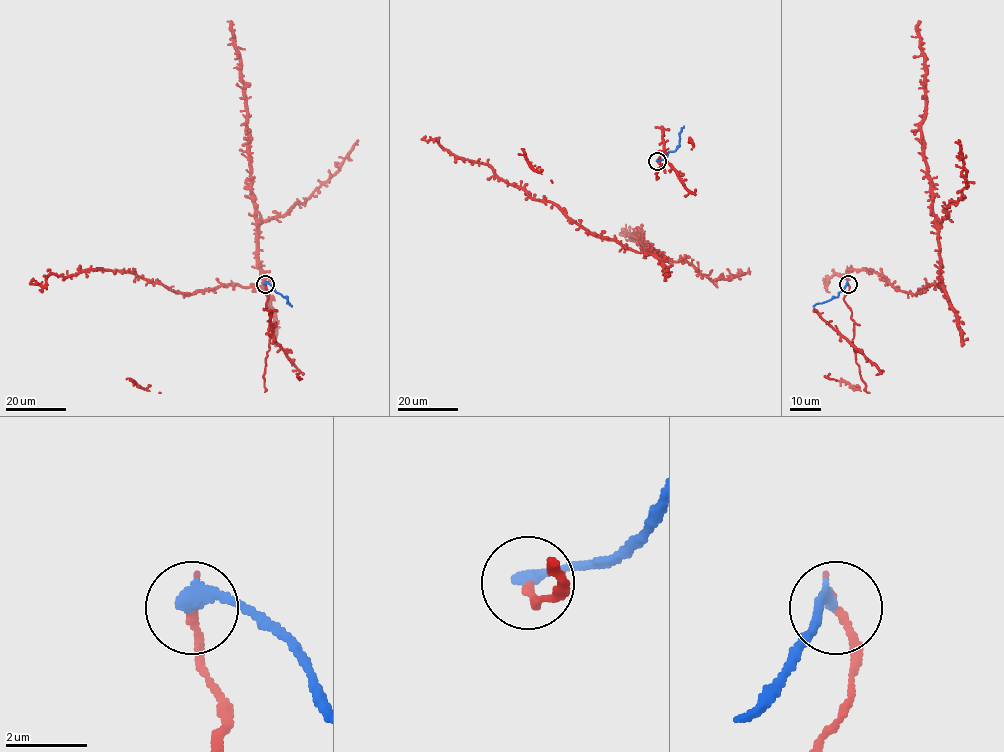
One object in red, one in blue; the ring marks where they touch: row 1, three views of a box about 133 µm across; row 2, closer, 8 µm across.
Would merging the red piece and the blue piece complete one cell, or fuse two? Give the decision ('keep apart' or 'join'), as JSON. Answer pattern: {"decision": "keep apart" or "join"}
{"decision": "keep apart"}

